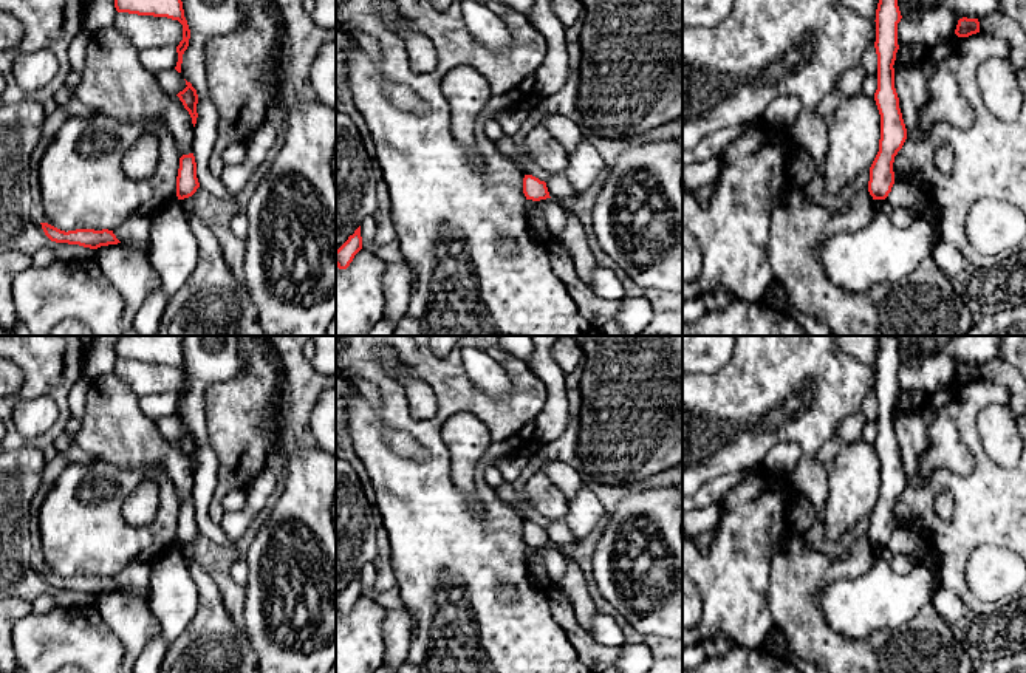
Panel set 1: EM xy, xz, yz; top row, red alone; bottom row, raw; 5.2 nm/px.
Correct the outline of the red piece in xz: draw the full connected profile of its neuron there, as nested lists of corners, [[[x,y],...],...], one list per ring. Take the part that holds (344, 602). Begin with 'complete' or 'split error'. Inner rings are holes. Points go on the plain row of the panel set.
complete | [[[361,572],[353,582],[336,597],[336,613],[347,616],[353,608],[354,602],[362,596]]]

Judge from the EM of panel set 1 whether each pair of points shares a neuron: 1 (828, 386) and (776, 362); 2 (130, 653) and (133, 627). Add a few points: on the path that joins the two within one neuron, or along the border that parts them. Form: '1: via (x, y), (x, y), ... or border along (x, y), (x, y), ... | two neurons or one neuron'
1: via (816, 375), (788, 373) | one neuron
2: via (132, 647), (133, 633) | one neuron

